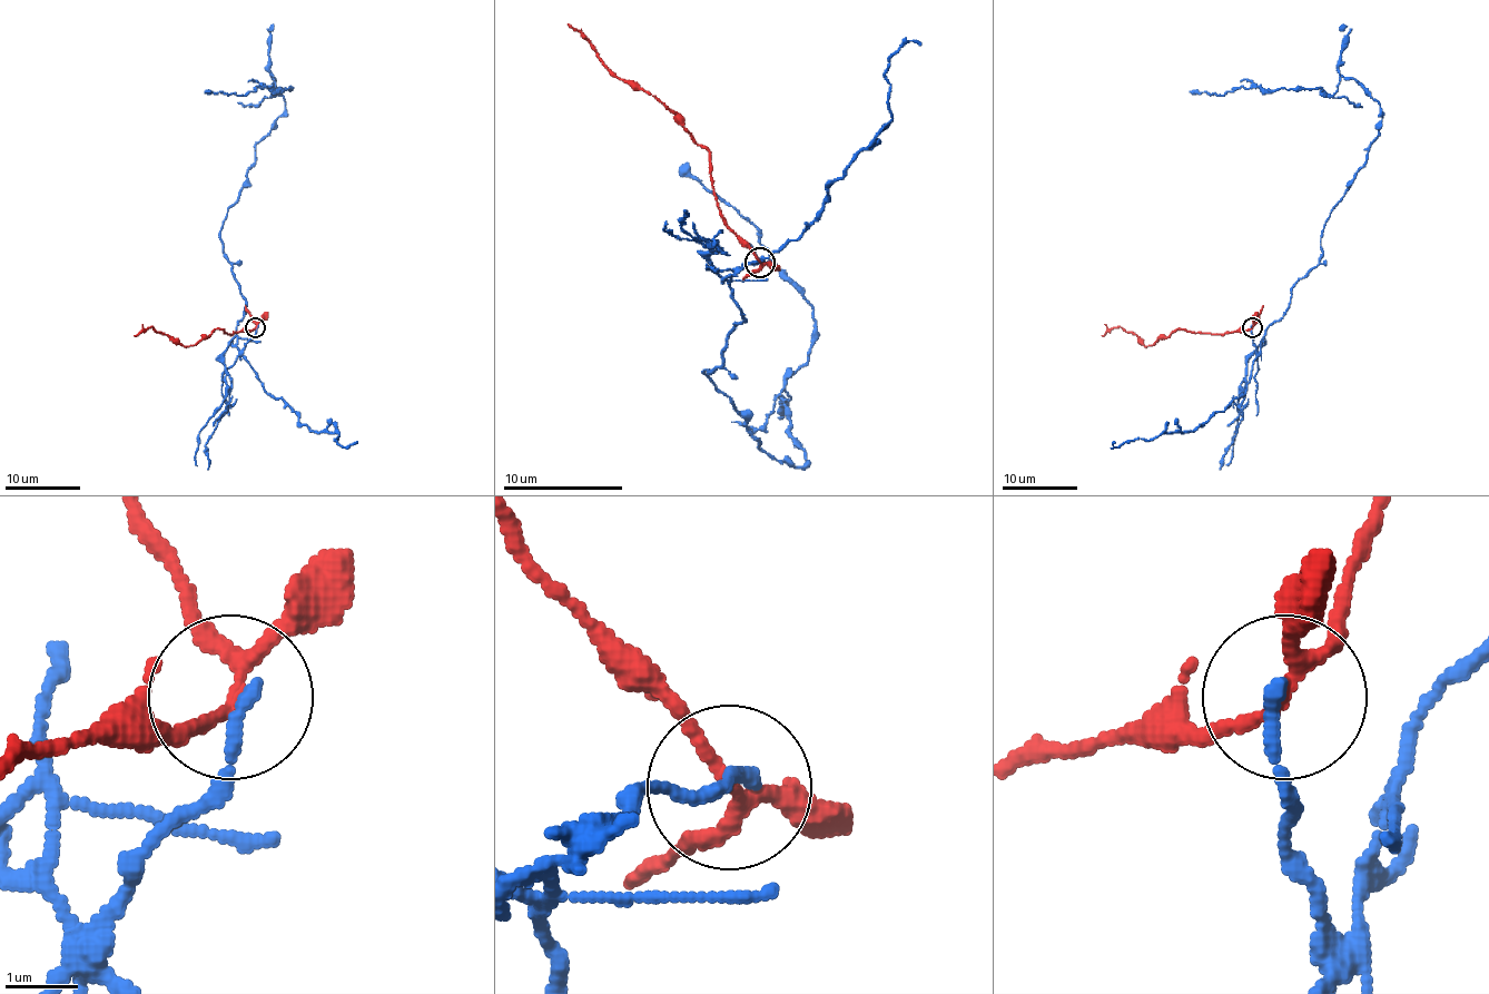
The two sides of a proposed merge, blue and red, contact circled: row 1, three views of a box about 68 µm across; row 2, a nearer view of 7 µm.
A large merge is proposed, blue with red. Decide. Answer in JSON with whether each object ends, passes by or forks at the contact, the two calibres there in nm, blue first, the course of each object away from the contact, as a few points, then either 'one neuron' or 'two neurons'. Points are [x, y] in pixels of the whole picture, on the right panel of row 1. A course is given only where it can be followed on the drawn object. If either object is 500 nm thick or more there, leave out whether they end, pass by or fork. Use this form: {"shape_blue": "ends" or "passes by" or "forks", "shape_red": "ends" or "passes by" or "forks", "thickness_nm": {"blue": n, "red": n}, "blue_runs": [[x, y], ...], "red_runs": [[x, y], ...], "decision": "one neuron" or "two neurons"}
{"shape_blue": "ends", "shape_red": "forks", "thickness_nm": {"blue": 200, "red": 150}, "blue_runs": [[1253, 327], [1261, 350], [1319, 263], [1379, 105], [1341, 77], [1332, 95], [1189, 91]], "red_runs": [[1253, 327], [1221, 333], [1191, 333], [1183, 330], [1161, 336], [1151, 346], [1121, 327], [1113, 327], [1102, 336]], "decision": "two neurons"}

